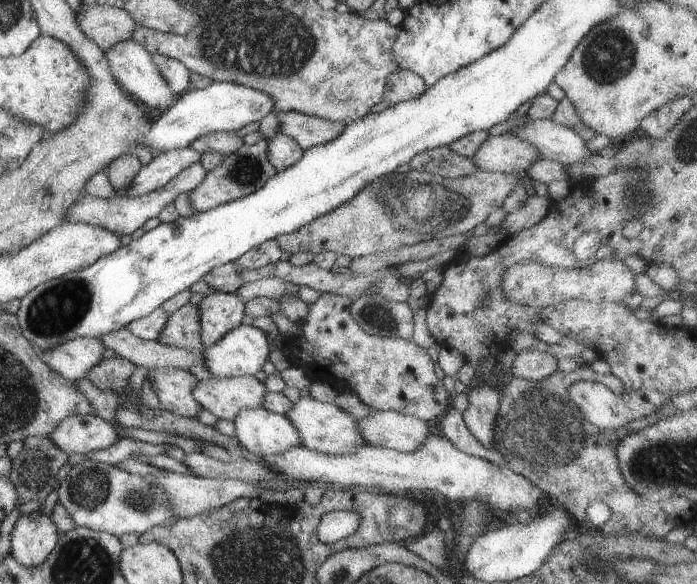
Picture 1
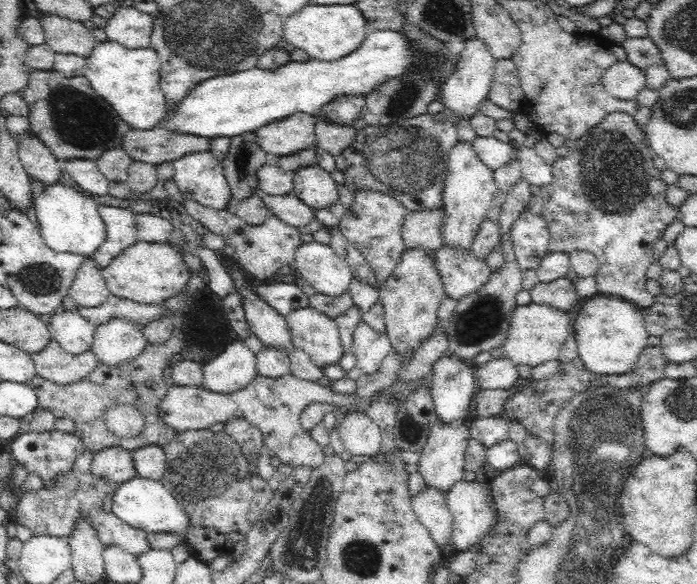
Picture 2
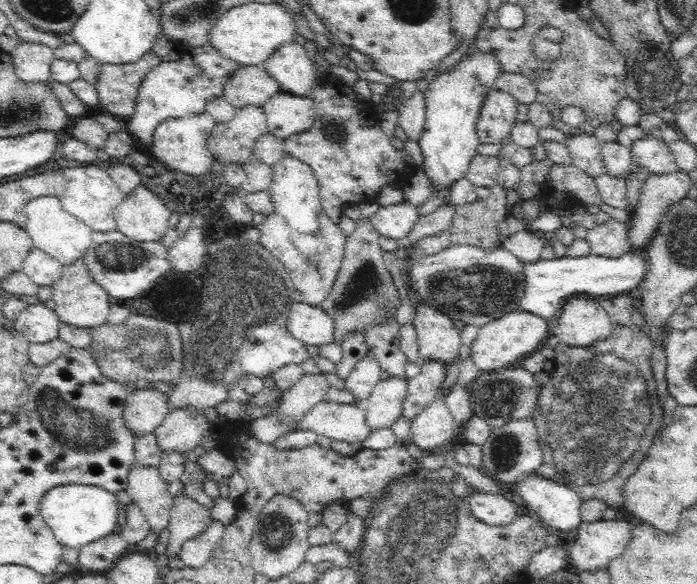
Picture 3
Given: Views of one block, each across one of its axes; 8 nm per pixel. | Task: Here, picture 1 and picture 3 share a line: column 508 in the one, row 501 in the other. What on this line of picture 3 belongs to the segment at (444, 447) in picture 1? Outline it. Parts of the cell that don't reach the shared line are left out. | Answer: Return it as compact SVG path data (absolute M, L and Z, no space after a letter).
M472 491L468 498L472 514L488 526L508 526L518 516L517 506L502 495Z

